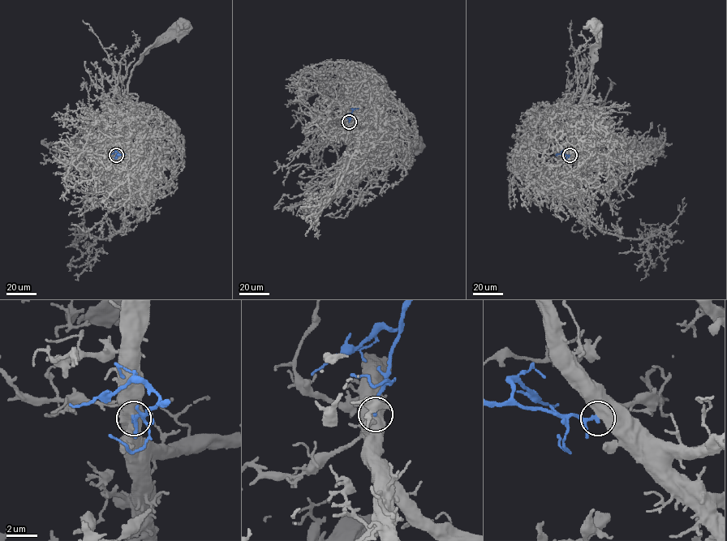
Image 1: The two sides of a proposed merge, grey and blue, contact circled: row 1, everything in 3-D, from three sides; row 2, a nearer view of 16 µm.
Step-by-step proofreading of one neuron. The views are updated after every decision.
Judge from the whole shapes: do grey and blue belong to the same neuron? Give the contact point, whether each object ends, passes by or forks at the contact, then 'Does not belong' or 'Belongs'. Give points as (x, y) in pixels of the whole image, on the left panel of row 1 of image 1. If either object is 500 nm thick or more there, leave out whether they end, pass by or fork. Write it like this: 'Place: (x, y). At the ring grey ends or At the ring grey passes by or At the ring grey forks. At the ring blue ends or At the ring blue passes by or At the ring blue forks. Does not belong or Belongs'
Place: (116, 155). Belongs

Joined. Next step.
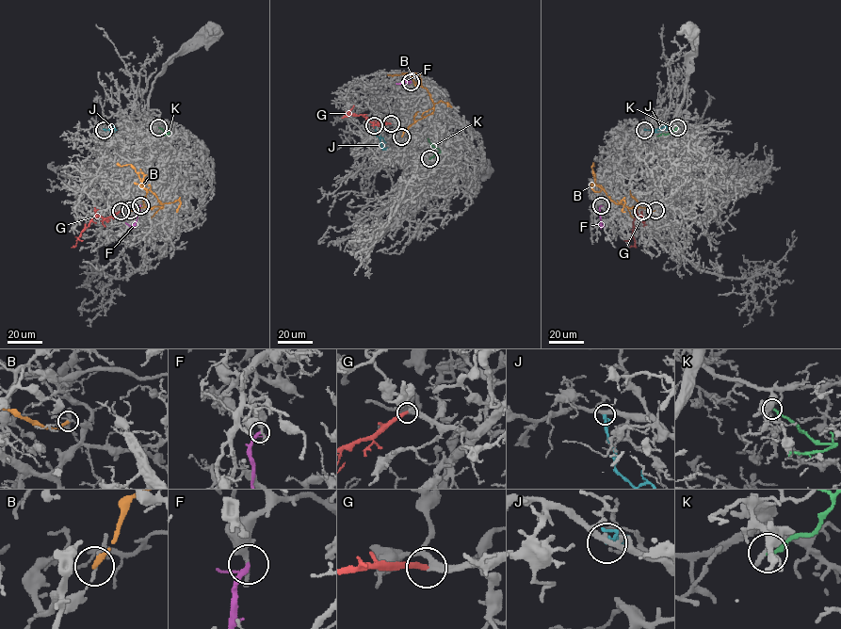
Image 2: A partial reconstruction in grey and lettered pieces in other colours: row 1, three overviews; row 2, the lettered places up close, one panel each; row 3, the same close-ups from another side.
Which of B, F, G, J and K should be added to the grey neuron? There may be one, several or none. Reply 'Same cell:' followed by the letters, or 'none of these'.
Same cell: G

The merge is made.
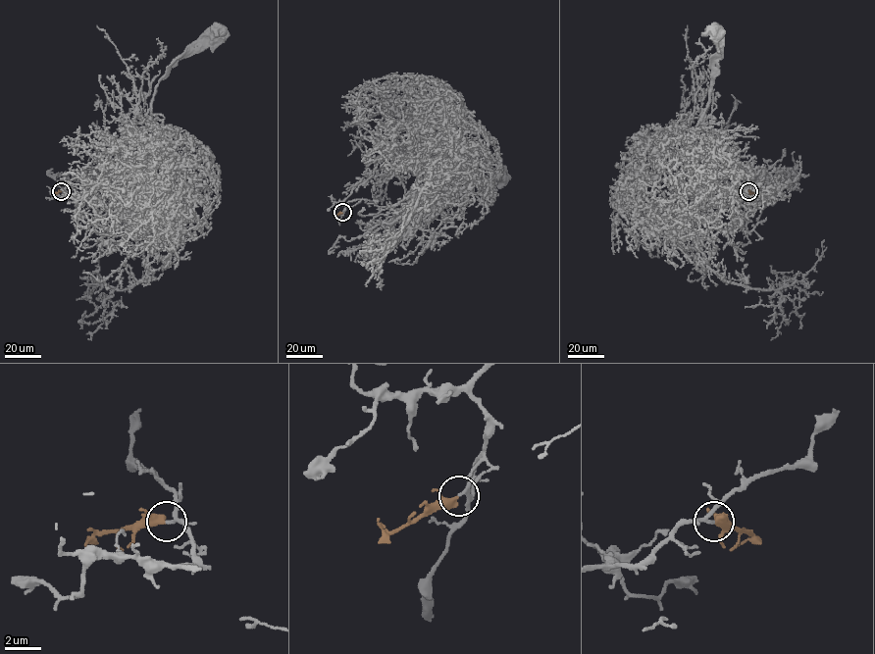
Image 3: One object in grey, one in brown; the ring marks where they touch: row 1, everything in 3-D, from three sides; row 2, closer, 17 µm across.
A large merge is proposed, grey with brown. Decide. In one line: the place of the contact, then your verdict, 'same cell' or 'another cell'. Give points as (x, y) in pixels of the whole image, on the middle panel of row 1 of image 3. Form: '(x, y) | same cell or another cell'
(342, 212) | same cell

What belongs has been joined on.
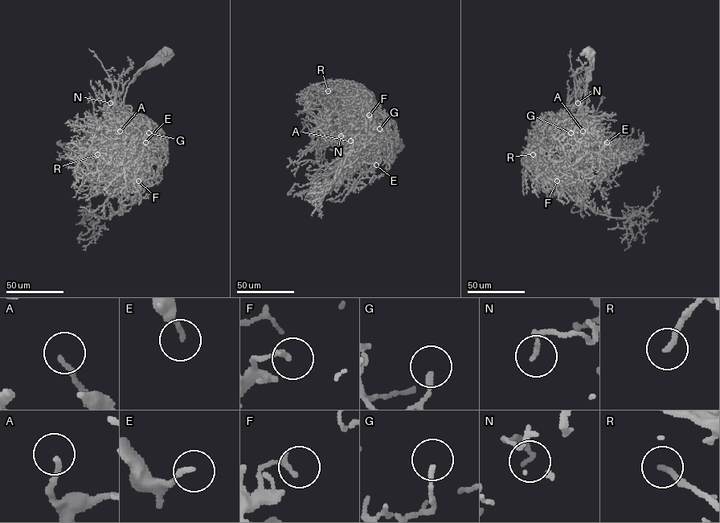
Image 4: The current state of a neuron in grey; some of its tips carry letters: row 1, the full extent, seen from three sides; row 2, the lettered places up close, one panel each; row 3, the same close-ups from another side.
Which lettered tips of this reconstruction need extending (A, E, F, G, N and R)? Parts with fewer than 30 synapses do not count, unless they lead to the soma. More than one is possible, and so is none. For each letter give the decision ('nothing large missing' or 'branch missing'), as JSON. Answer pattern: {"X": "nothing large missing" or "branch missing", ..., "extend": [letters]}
{"A": "nothing large missing", "E": "nothing large missing", "F": "nothing large missing", "G": "nothing large missing", "N": "nothing large missing", "R": "branch missing", "extend": ["R"]}

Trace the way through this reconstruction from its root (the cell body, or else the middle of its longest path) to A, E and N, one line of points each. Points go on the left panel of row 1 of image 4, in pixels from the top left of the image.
A: (166, 54), (144, 68), (128, 84), (121, 113), (128, 117), (128, 125), (122, 132), (120, 131)
E: (166, 54), (137, 75), (124, 98), (121, 113), (128, 120), (128, 125), (123, 128), (145, 142)
N: (166, 54), (153, 60), (137, 75), (126, 89), (122, 107), (114, 108), (114, 104), (110, 103)

